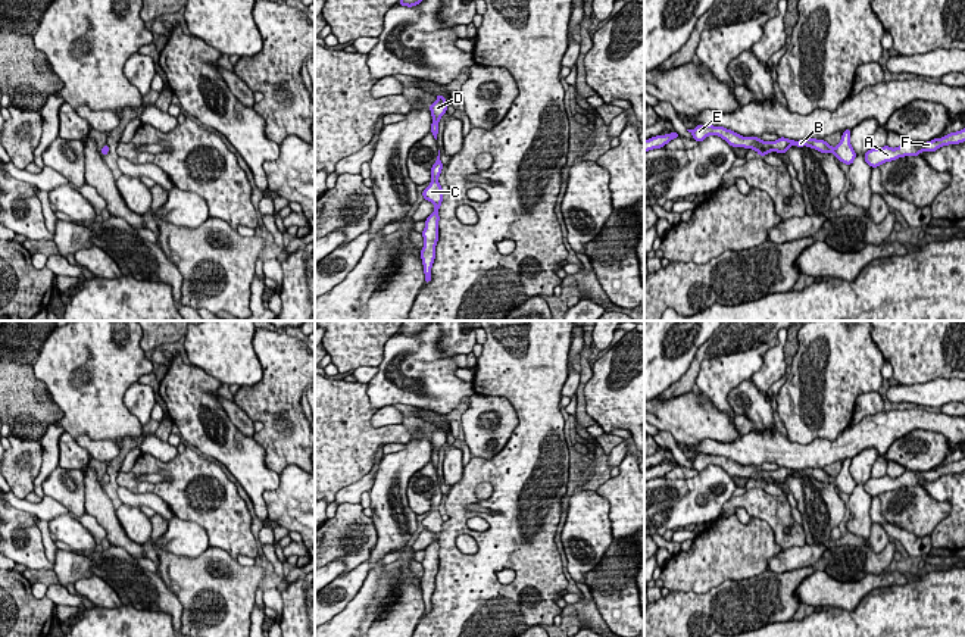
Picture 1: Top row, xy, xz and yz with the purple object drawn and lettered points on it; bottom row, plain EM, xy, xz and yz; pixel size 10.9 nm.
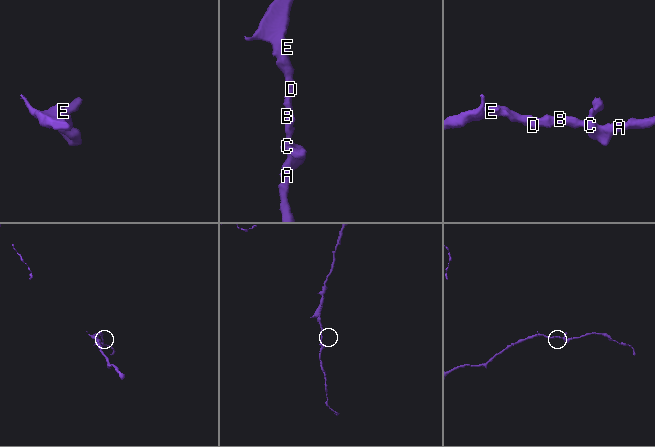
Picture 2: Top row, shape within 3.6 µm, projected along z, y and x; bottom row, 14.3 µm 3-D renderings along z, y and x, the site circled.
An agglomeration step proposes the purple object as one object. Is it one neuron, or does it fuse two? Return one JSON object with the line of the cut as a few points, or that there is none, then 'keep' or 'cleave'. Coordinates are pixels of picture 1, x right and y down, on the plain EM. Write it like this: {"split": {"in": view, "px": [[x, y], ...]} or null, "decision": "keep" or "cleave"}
{"split": null, "decision": "keep"}

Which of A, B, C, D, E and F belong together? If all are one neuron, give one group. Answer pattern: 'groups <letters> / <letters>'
groups A B C D E F

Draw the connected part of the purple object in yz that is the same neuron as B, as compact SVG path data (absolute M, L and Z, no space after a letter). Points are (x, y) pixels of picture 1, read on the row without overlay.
M696 455L696 458L687 459L693 468L700 472L703 471L706 466L709 465L718 465L722 469L725 469L731 477L744 477L744 478L753 478L758 481L759 485L765 485L769 481L777 481L777 483L787 483L787 478L791 475L797 475L797 477L803 477L808 475L811 478L815 478L821 483L834 483L836 487L846 493L846 494L852 494L855 487L856 487L856 481L853 480L849 468L852 460L850 459L844 459L843 460L843 466L840 469L840 472L837 474L837 477L831 477L827 471L824 469L812 469L812 468L805 468L805 469L788 469L784 466L780 466L777 471L763 471L759 466L743 466L731 459L727 459L724 456L713 456L713 455Z

